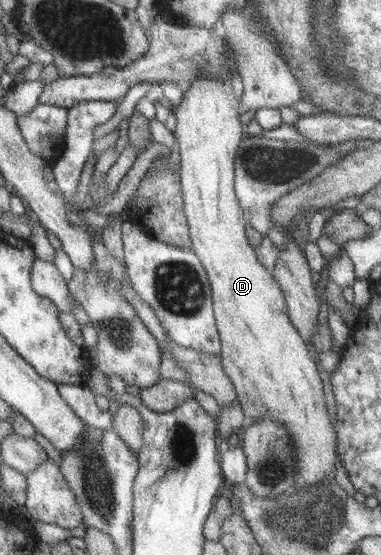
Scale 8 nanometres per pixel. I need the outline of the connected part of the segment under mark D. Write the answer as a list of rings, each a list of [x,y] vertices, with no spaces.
[[[199,77],[186,88],[178,103],[177,112],[174,113],[174,136],[179,144],[181,158],[179,172],[182,195],[185,197],[186,219],[189,221],[188,228],[193,241],[191,250],[201,258],[202,265],[209,274],[214,316],[217,318],[217,328],[222,340],[222,351],[219,354],[222,358],[221,364],[234,384],[239,405],[245,413],[245,425],[251,425],[263,418],[274,418],[278,420],[278,424],[285,425],[286,432],[292,438],[294,452],[298,453],[296,487],[299,481],[302,486],[314,486],[327,479],[335,468],[335,430],[327,412],[323,380],[317,364],[313,362],[313,356],[305,346],[305,338],[290,321],[289,306],[281,286],[266,266],[263,266],[256,248],[250,244],[246,235],[249,221],[234,188],[234,167],[237,166],[235,152],[243,138],[243,128],[239,122],[240,100],[233,92],[229,98],[228,86],[229,82],[215,80],[213,77]]]

